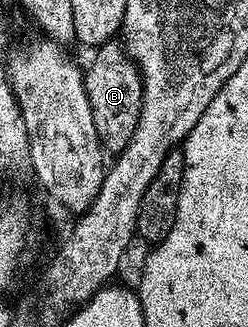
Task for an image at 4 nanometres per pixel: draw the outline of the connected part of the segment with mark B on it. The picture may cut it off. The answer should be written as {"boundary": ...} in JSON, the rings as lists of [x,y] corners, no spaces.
{"boundary":[[[117,41],[102,43],[94,55],[97,56],[90,61],[89,68],[86,66],[83,71],[85,92],[101,146],[116,157],[127,149],[131,137],[135,137],[135,125],[139,125],[139,113],[143,109],[141,70]]]}

